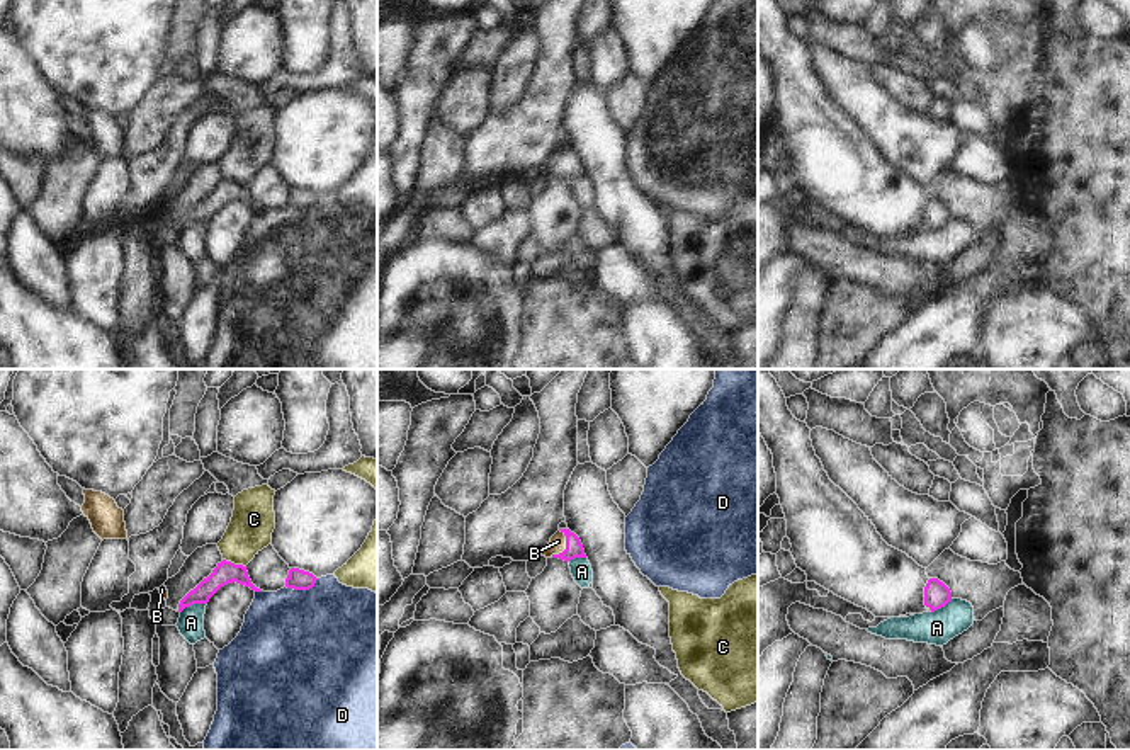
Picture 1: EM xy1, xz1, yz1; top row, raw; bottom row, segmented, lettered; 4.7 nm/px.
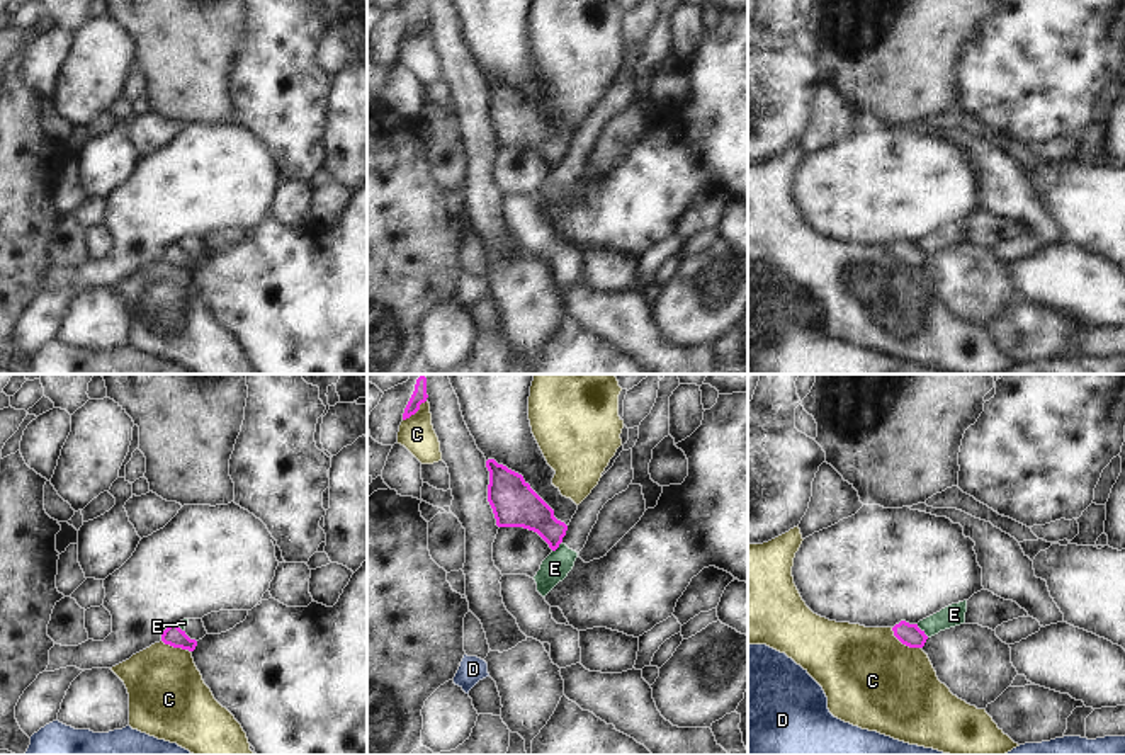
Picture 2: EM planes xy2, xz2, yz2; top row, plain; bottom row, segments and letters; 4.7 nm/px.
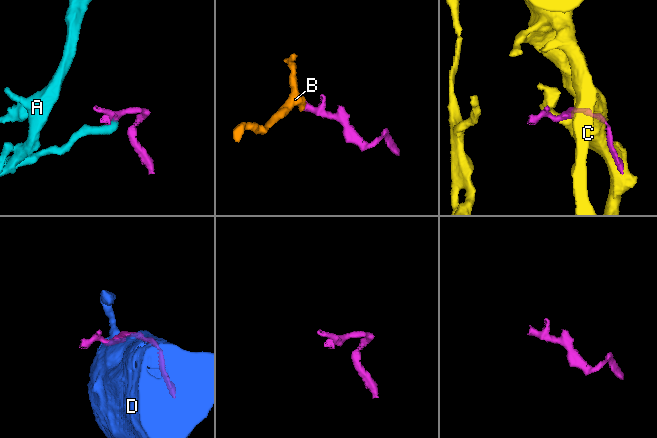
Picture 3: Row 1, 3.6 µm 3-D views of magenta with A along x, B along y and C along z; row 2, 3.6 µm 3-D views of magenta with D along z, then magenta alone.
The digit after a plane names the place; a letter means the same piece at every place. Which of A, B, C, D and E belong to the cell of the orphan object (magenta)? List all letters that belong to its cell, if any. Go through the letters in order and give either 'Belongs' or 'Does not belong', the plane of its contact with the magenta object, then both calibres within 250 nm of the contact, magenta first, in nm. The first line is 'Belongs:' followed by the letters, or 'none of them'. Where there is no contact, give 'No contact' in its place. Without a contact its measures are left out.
Belongs: B
A: Does not belong. Touches magenta in xy1. Thickness 110 nm (magenta) against 130 nm
B: Belongs. Touches magenta in xz1. Thickness 80 nm (magenta) against 80 nm
C: Does not belong. Touches magenta in yz2. Thickness 110 nm (magenta) against 460 nm
D: Does not belong. Touches magenta in xy1. Thickness 100 nm (magenta) against 500 nm
E: Does not belong. Touches magenta in yz2. Thickness 110 nm (magenta) against 100 nm

